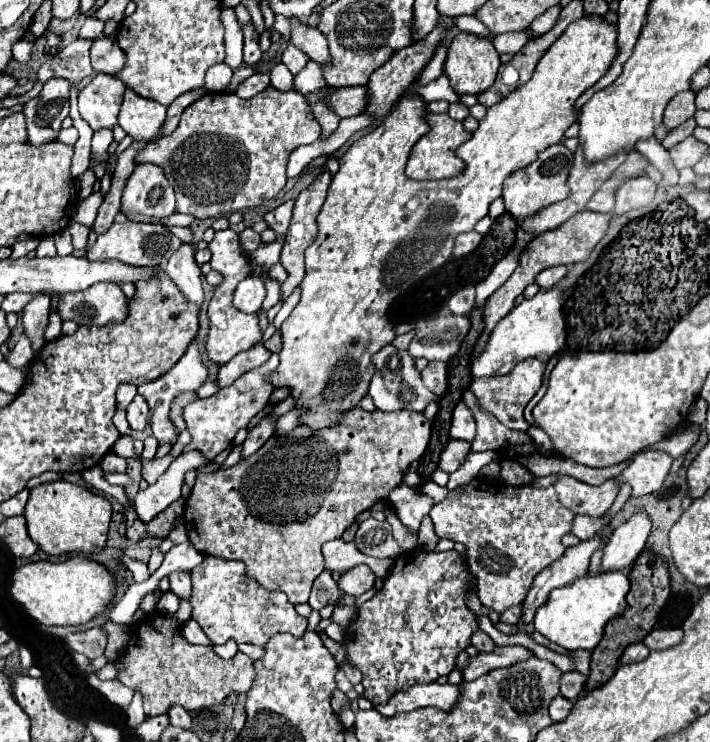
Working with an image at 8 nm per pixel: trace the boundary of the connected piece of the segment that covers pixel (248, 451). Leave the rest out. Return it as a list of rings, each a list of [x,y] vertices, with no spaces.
[[[265,416],[265,418],[259,422],[259,426],[255,426],[255,428],[249,432],[247,440],[241,444],[241,446],[243,446],[243,450],[241,450],[241,460],[247,458],[247,456],[251,456],[251,454],[255,454],[255,452],[271,438],[273,428],[275,428],[275,422],[273,422],[269,416]]]

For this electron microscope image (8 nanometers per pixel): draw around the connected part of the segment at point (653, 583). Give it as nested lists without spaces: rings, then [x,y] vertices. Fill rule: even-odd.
[[[645,548],[637,556],[635,564],[631,566],[629,578],[631,578],[631,590],[627,594],[627,612],[623,612],[623,616],[615,616],[615,620],[611,620],[611,624],[607,624],[603,640],[593,650],[593,654],[591,654],[591,674],[589,674],[587,686],[585,686],[587,692],[603,686],[615,674],[617,660],[623,654],[625,646],[629,646],[631,642],[643,640],[651,632],[651,628],[655,628],[659,612],[661,612],[661,608],[665,606],[665,600],[671,594],[671,580],[669,580],[669,572],[667,572],[667,562],[649,548]]]

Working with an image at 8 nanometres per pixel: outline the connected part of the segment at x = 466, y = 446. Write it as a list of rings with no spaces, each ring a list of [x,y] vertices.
[[[451,440],[445,450],[441,452],[441,460],[439,460],[439,466],[441,470],[445,472],[455,472],[467,458],[467,454],[471,452],[471,444],[465,442],[465,440]]]

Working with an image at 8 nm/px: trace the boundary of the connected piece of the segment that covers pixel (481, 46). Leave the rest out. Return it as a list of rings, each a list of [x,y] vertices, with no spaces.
[[[459,32],[453,42],[447,48],[447,60],[445,60],[445,76],[451,82],[451,88],[457,94],[479,94],[485,92],[497,76],[501,62],[499,62],[499,54],[493,48],[491,38],[481,38],[475,34],[467,34],[467,32]]]

